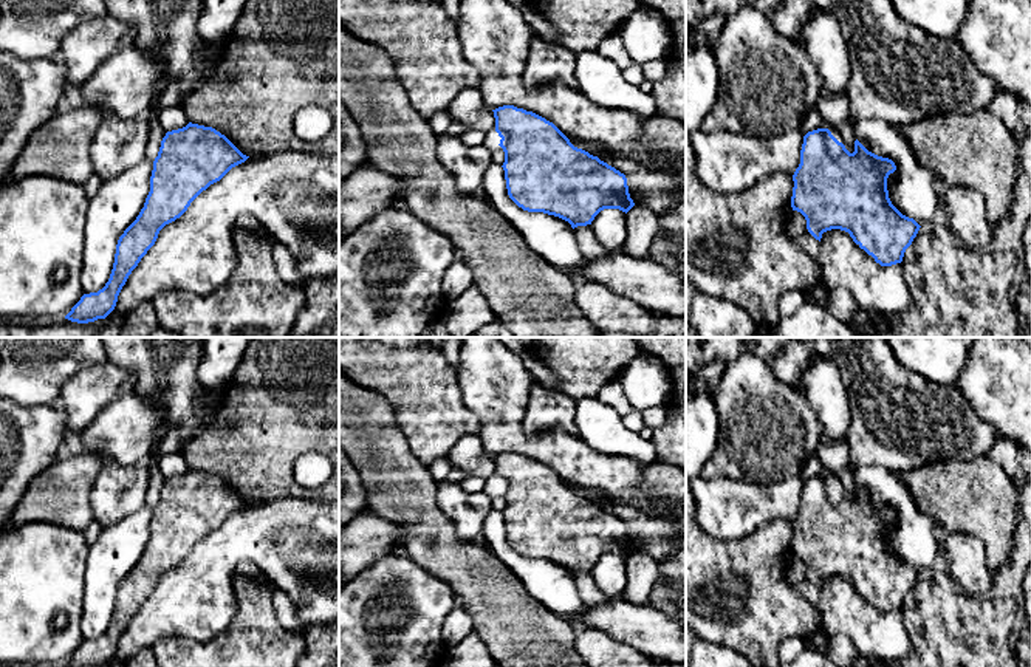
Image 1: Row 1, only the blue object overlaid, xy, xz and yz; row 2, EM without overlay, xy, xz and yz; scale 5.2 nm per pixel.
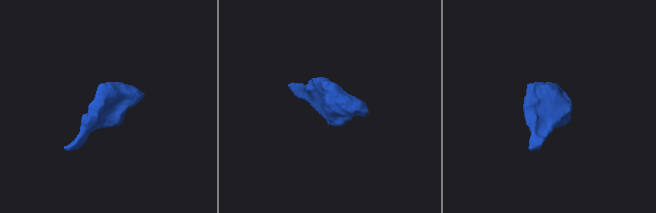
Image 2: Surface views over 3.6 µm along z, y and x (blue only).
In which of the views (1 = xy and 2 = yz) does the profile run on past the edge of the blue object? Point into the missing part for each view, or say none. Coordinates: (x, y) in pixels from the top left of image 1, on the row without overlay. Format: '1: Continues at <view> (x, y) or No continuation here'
1: No continuation here
2: No continuation here

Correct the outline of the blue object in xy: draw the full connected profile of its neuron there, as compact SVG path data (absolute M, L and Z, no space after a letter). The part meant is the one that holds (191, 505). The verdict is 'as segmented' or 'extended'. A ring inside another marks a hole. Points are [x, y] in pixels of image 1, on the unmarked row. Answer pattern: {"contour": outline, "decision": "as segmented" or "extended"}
{"contour": "M189 469L167 478L153 508L144 554L118 587L108 628L98 639L84 641L65 665L105 665L115 656L128 622L155 591L159 577L180 565L203 537L248 505L212 474Z", "decision": "as segmented"}

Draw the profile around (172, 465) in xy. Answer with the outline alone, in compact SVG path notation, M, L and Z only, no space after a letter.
M181 452L163 455L158 467L166 478L178 477L189 470L189 466Z

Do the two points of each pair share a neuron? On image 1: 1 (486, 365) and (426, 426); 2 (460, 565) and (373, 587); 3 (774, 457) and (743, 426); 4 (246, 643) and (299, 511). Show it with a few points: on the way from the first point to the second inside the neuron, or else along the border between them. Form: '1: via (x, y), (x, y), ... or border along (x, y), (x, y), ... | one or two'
1: border along (455, 372), (460, 381), (462, 400), (480, 421) | two
2: border along (404, 551), (421, 567), (443, 579), (455, 598) | two
3: via (767, 449), (751, 434) | one
4: border along (273, 618), (287, 630), (301, 635) | two

